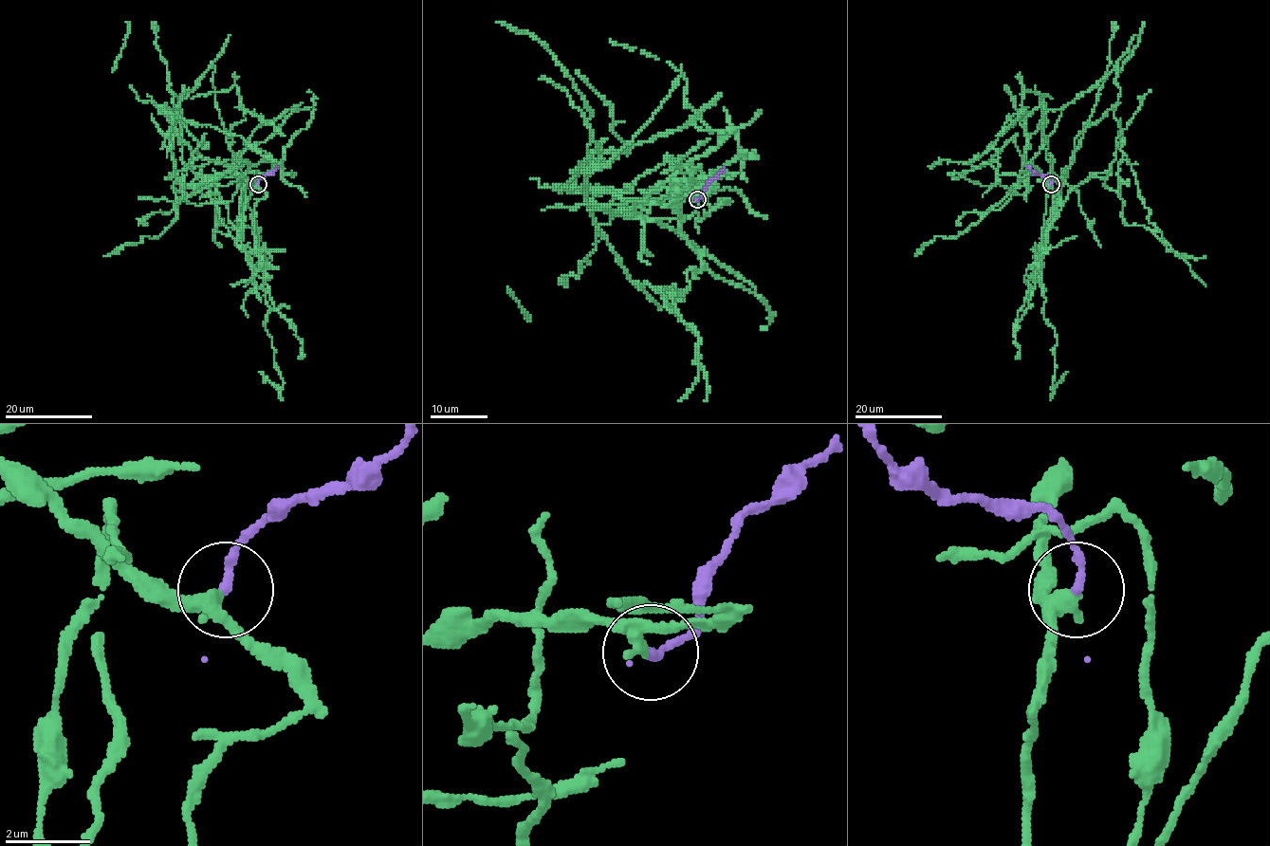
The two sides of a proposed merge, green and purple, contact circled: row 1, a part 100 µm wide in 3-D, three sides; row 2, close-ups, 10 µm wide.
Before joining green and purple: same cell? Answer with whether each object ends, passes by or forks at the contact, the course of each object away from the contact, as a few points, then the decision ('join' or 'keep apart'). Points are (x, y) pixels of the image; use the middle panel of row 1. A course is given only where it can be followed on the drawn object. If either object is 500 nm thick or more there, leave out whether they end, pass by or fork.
green passes by; purple ends; course green (696, 199), (623, 199), (599, 188), (571, 188), (574, 177), (586, 166), (595, 228), (640, 290), (643, 283); course purple (697, 199), (708, 182), (725, 168); keep apart

